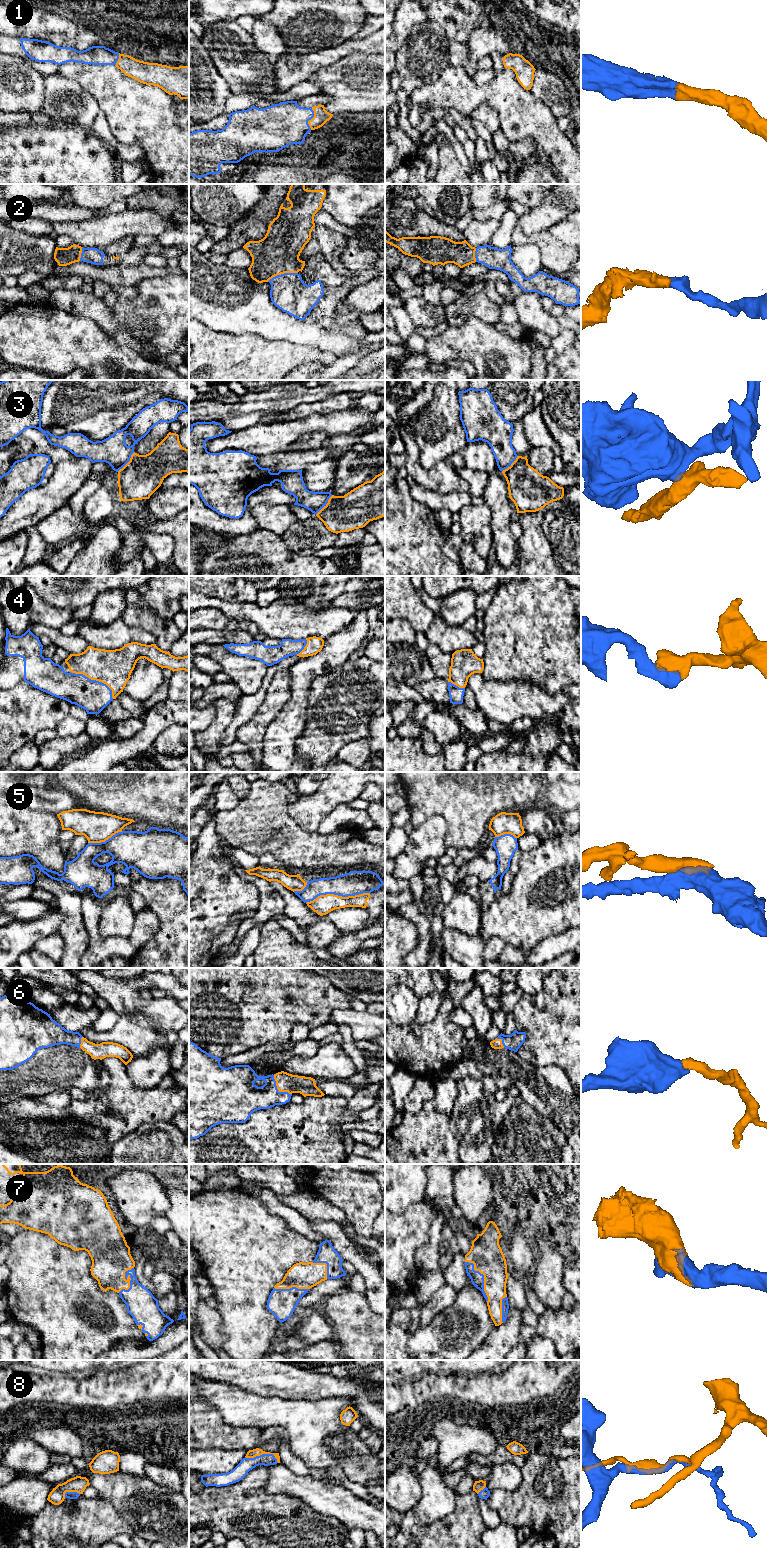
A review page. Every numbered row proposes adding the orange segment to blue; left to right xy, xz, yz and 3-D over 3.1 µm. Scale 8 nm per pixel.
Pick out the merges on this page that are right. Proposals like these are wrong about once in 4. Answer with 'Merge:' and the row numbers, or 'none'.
Merge: 1, 2, 4, 6, 7

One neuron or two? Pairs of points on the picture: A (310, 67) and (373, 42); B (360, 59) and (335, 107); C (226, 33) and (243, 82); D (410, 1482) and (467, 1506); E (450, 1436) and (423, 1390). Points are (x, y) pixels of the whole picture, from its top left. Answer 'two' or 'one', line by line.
A: one
B: one
C: one
D: two
E: two

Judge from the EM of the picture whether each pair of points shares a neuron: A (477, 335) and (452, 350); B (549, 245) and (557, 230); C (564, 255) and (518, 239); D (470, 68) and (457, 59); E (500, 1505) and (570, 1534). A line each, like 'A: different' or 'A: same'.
A: same
B: different
C: same
D: same
E: same

